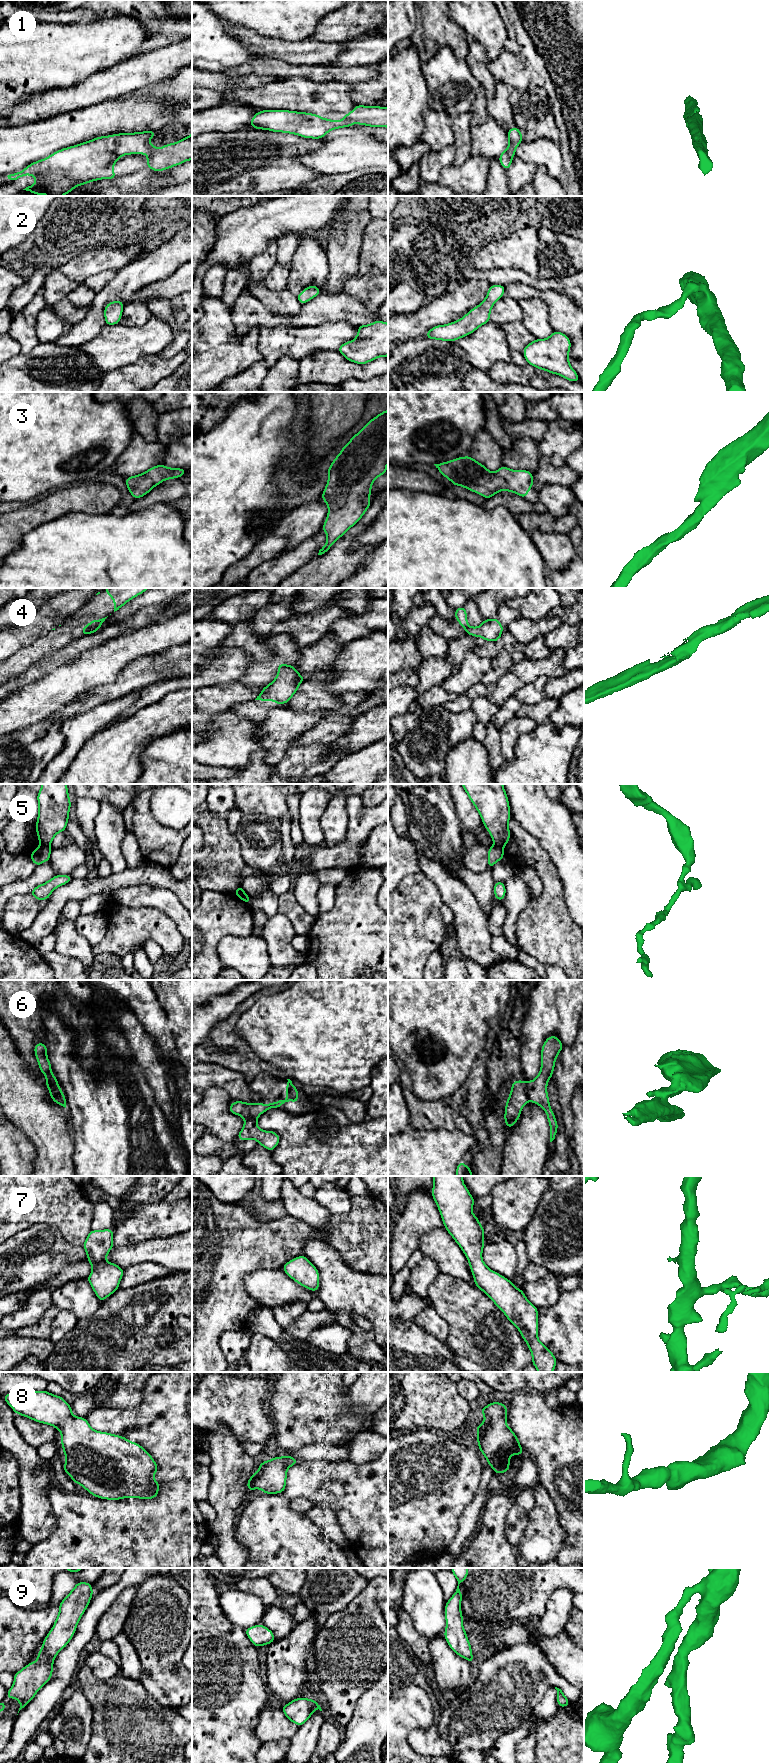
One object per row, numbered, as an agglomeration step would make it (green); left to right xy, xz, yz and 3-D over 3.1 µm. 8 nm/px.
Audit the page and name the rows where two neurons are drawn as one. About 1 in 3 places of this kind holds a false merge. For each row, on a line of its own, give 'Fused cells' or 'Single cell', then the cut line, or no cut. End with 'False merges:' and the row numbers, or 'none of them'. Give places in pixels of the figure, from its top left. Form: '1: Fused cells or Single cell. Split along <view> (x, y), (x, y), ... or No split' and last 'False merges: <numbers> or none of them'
1: Single cell. No split
2: Single cell. No split
3: Single cell. No split
4: Fused cells. Split along yz (469, 626), (465, 631)
5: Fused cells. Split along xy (40, 844), (49, 847)
6: Fused cells. Split along xy (46, 1084), (59, 1089)
7: Single cell. No split
8: Single cell. No split
9: Single cell. No split
False merges: 4, 5, 6

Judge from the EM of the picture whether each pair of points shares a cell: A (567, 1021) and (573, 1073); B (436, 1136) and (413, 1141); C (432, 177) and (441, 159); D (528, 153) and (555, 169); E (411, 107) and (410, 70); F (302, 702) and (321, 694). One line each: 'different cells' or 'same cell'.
A: different cells
B: same cell
C: same cell
D: same cell
E: same cell
F: same cell

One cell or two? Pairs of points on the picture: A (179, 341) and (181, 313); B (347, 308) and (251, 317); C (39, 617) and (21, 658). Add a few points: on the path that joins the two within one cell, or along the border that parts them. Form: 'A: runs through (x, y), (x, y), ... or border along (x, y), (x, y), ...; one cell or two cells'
A: runs through (181, 334), (181, 320); one cell
B: runs through (323, 308), (297, 321), (275, 320); one cell
C: border along (48, 633), (20, 648), (10, 656); two cells

